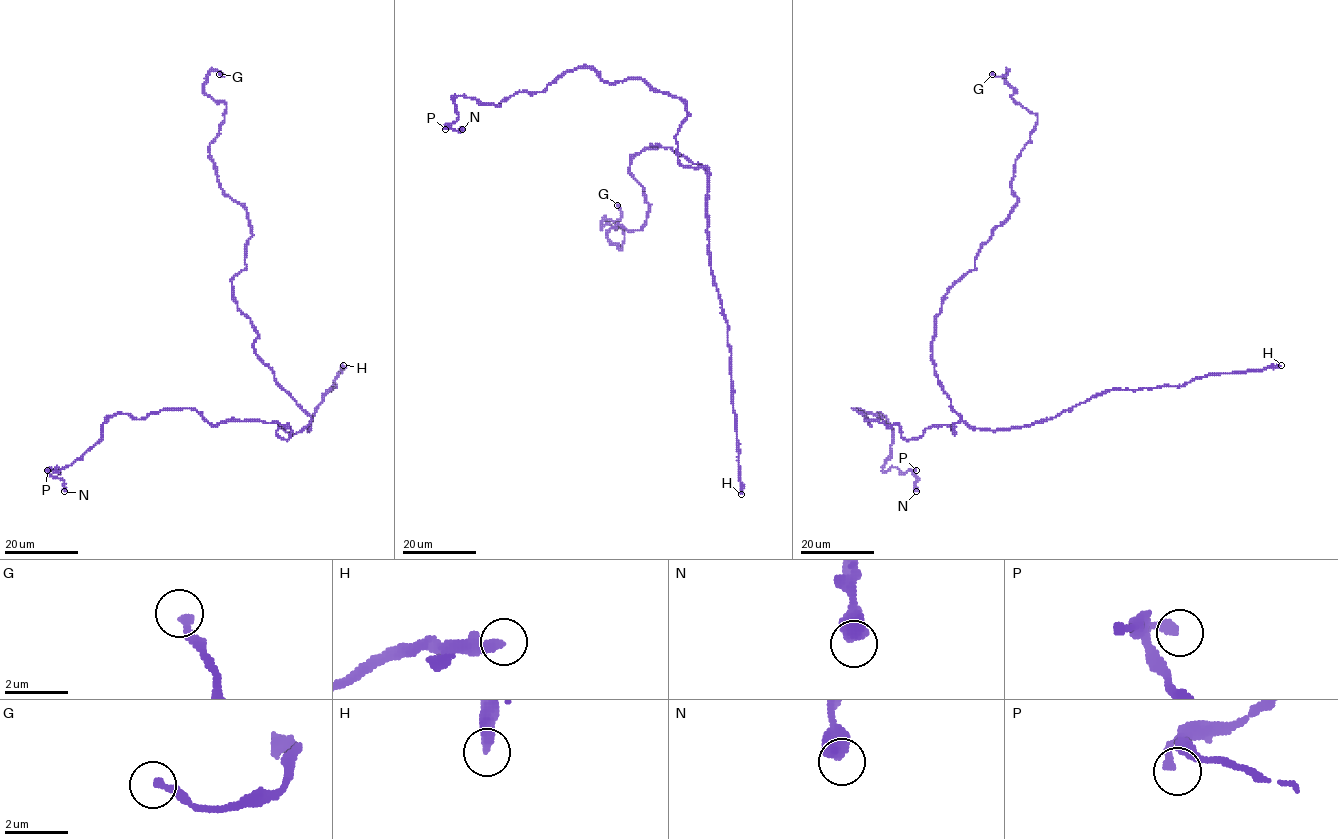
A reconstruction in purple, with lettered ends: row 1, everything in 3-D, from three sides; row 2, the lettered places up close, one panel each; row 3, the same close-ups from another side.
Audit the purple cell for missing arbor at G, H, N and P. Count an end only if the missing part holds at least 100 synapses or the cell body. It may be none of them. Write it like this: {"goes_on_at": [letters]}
{"goes_on_at": ["H"]}

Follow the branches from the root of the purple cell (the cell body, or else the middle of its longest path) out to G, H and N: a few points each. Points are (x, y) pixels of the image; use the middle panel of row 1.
G: (702, 167), (652, 144), (631, 159), (649, 210), (607, 232), (623, 250), (602, 229), (617, 205)
H: (702, 167), (708, 173), (709, 263), (727, 323), (727, 343), (731, 352), (731, 403), (737, 431), (741, 494)
N: (702, 167), (677, 160), (689, 113), (679, 98), (589, 67), (499, 106), (458, 96), (447, 126), (462, 129)

